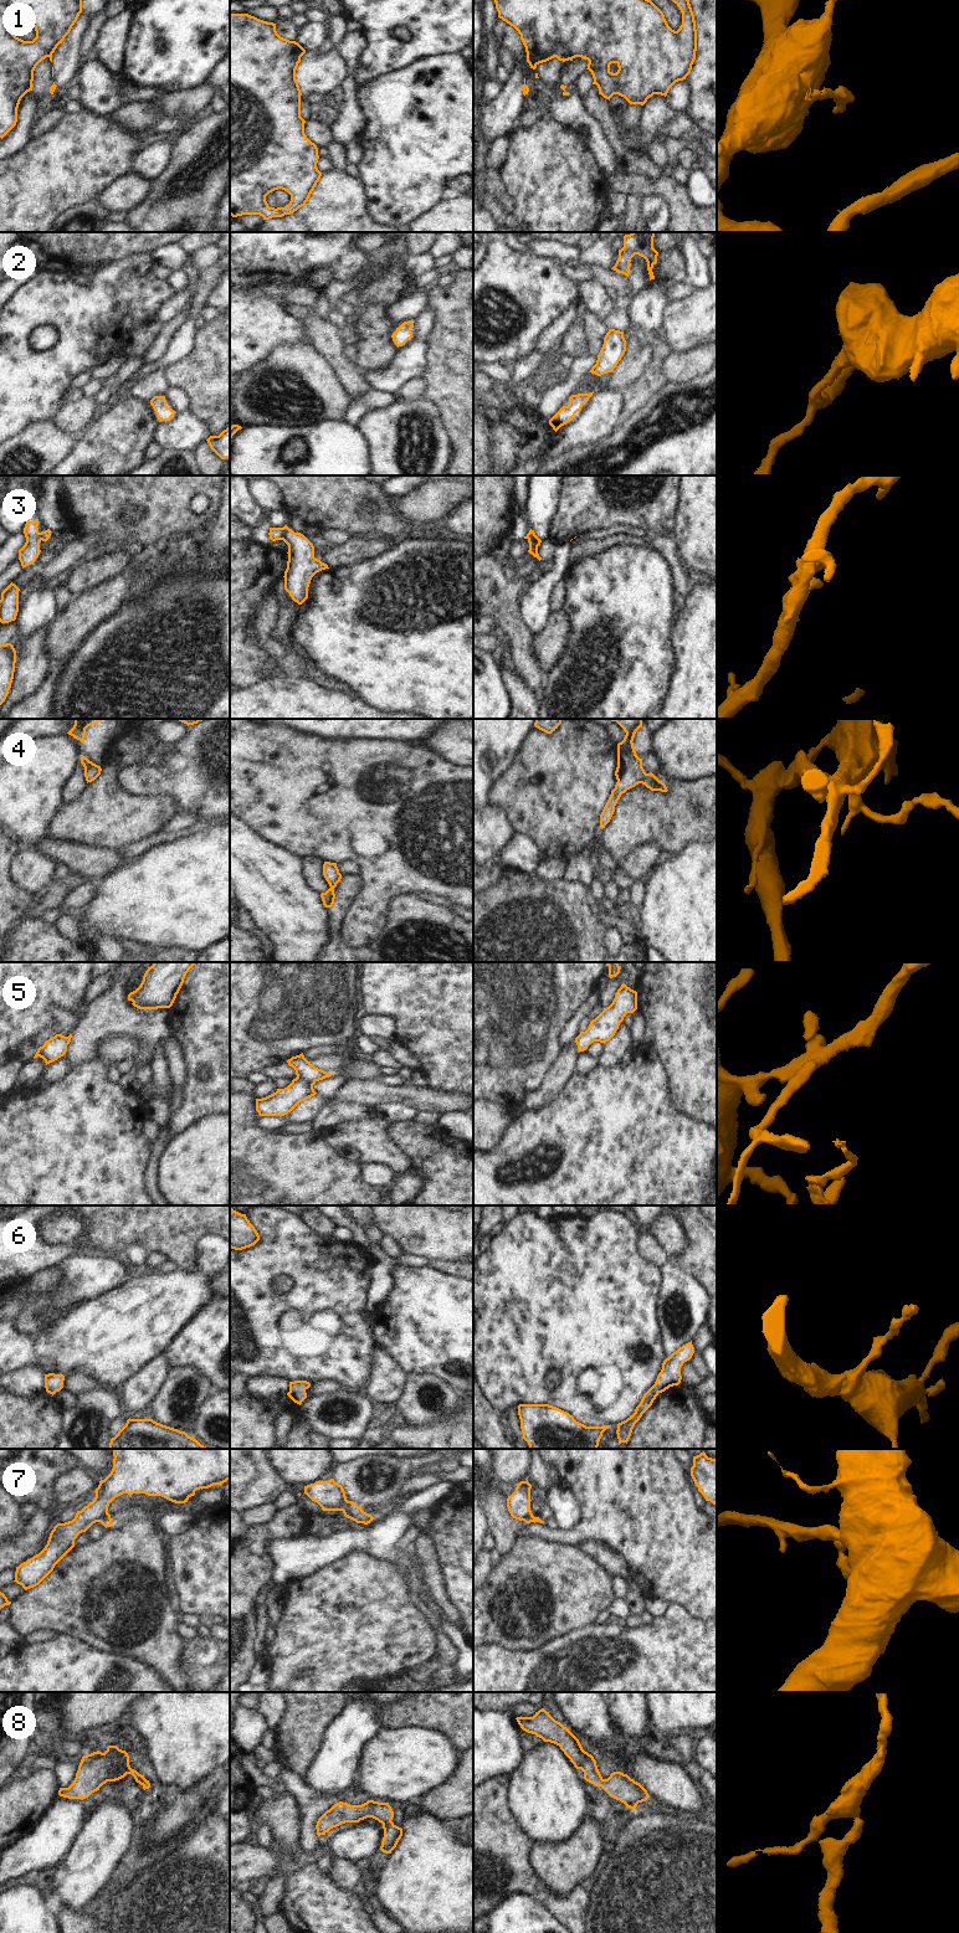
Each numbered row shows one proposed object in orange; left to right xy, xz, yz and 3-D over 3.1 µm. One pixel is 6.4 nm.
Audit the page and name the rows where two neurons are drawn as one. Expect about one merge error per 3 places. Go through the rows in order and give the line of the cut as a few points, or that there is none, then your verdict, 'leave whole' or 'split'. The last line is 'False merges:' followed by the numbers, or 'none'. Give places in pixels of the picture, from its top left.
1: yz (527, 54), (536, 65) | split
2: no cut | leave whole
3: yz (529, 536), (537, 548) | split
4: no cut | leave whole
5: no cut | leave whole
6: no cut | leave whole
7: xz (345, 1499), (342, 1510) | split
8: no cut | leave whole
False merges: 1, 3, 7

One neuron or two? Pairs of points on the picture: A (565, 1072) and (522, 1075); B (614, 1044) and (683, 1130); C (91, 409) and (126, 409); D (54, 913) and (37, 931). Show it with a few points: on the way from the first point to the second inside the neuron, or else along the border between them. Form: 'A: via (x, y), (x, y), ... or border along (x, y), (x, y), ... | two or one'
A: border along (560, 1049), (542, 1081), (526, 1096) | two
B: border along (620, 1062), (609, 1067), (600, 1065) | two
C: border along (101, 409), (81, 431) | two
D: border along (39, 916), (52, 923) | two

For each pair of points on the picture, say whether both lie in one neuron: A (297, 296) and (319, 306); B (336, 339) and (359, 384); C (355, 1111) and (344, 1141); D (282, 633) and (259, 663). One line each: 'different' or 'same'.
A: different
B: same
C: different
D: different

